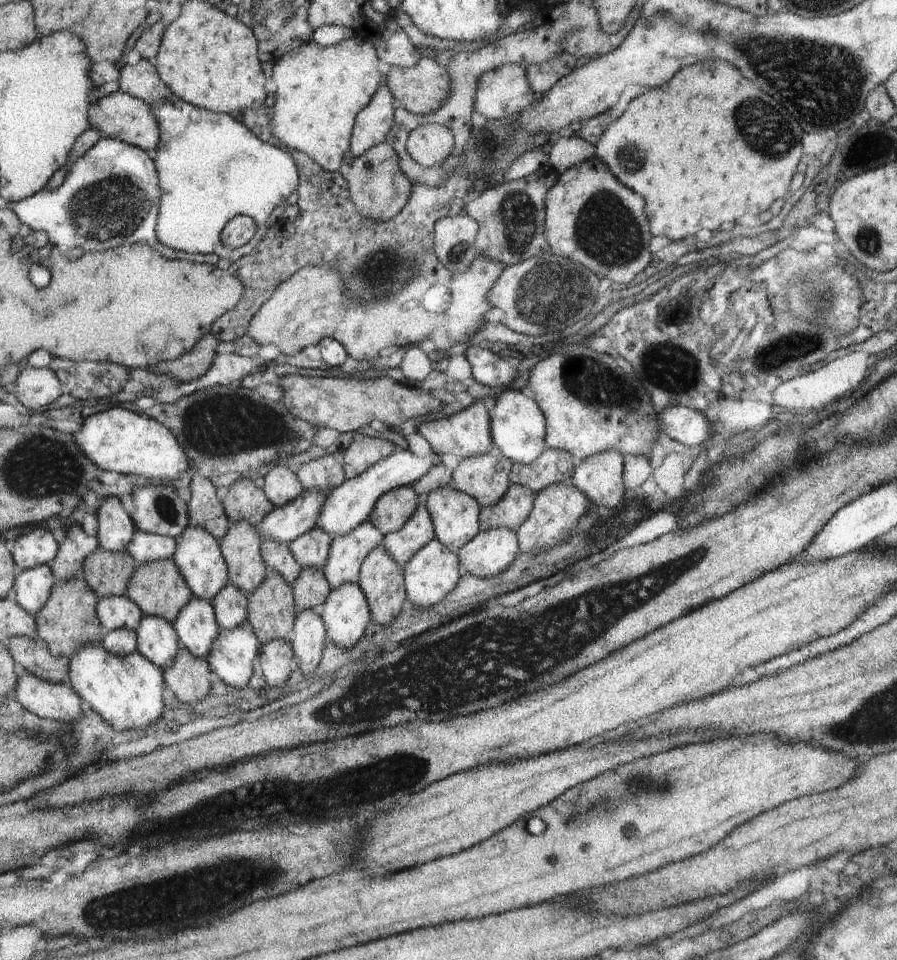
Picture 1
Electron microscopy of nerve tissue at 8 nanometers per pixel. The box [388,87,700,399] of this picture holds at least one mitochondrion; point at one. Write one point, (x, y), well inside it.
(553, 295)

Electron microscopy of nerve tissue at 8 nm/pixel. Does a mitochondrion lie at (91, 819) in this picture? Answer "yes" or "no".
no

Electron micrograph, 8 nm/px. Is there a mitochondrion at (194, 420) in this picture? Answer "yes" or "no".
yes

